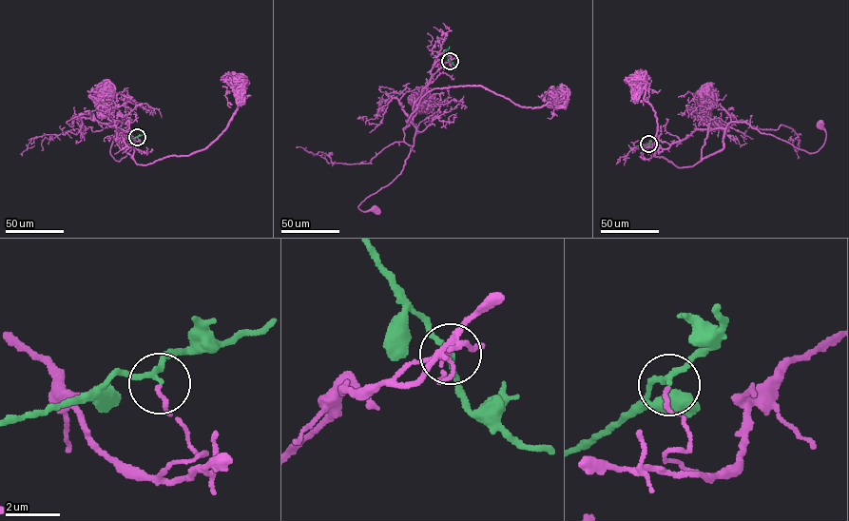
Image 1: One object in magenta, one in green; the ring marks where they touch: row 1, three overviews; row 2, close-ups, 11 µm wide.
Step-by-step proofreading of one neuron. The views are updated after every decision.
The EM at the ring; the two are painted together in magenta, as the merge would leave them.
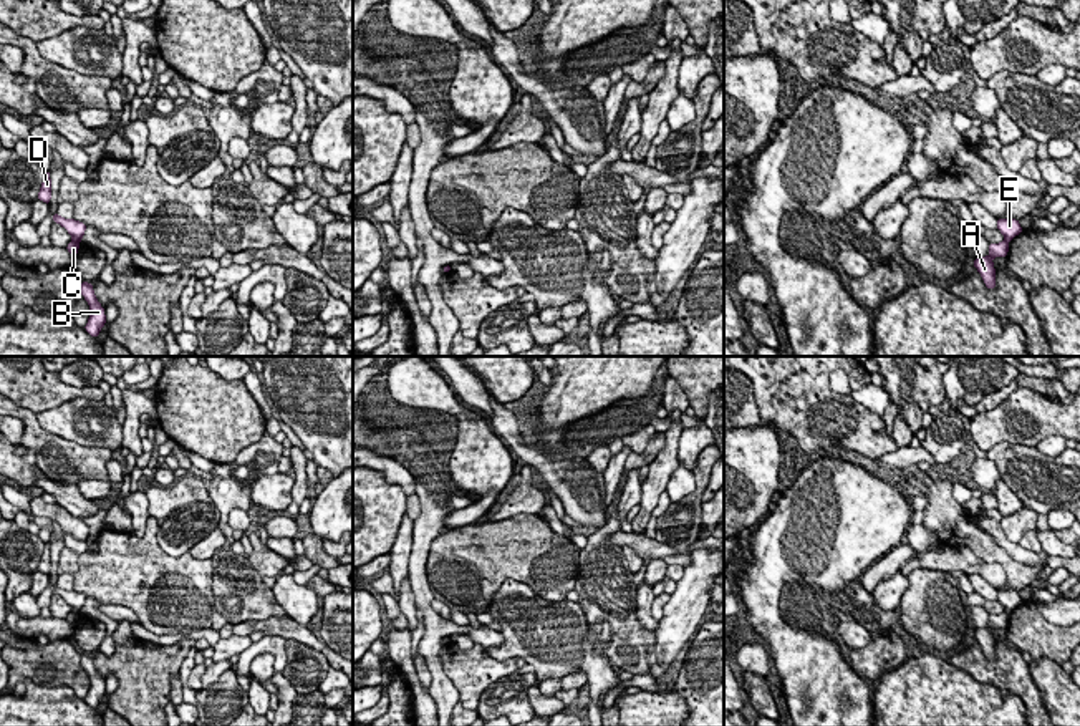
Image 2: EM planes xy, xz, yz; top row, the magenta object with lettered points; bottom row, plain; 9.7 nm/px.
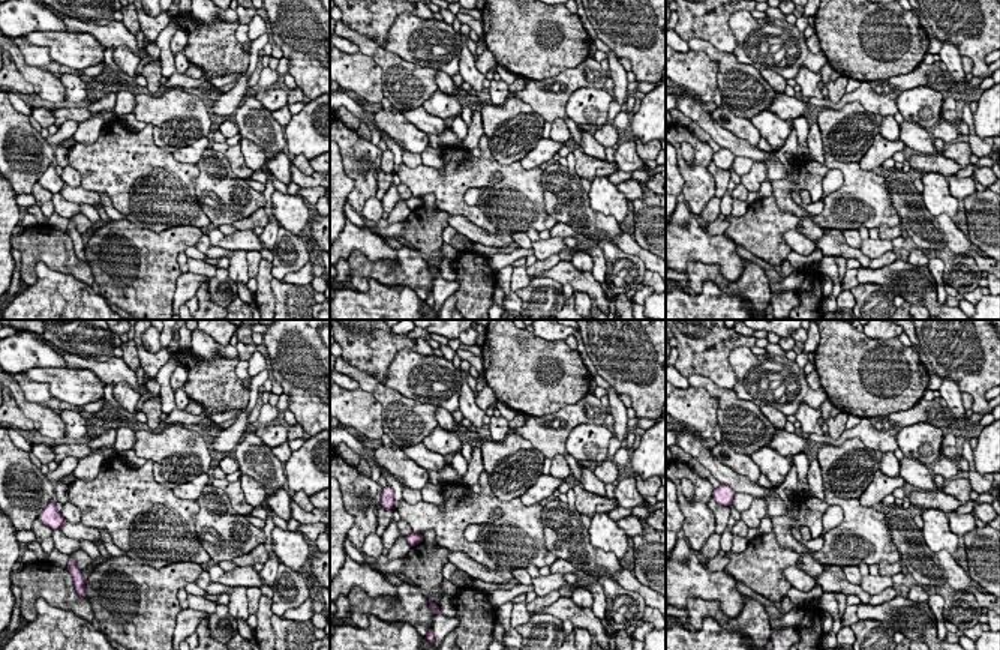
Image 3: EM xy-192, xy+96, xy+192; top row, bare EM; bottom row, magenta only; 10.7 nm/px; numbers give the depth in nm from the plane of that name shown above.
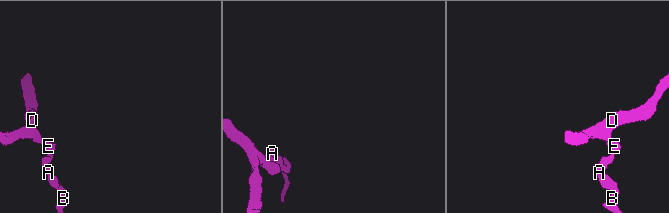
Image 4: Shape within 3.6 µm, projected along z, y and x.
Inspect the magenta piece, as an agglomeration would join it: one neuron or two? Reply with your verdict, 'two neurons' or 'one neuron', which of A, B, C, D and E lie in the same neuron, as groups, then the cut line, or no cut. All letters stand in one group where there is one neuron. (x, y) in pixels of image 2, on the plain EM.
two neurons; A B C / D E; cut in xy along (73, 610), (78, 614)

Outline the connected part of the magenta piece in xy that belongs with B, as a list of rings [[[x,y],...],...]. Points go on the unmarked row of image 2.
[[[81,653],[81,666],[89,675],[89,681],[91,681],[91,686],[89,686],[89,691],[88,691],[84,701],[91,708],[98,709],[103,696],[106,695],[104,680],[96,671],[91,655]]]

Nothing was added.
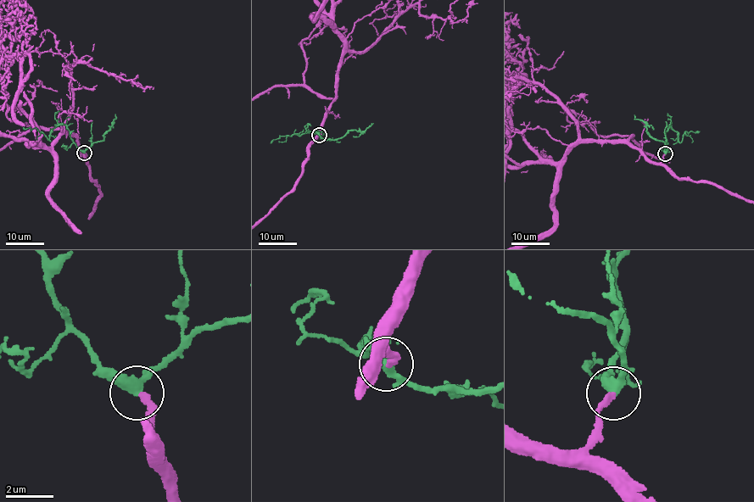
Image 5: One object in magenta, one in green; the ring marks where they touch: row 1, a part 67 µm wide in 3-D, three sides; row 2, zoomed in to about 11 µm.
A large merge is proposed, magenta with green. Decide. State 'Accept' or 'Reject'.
Accept

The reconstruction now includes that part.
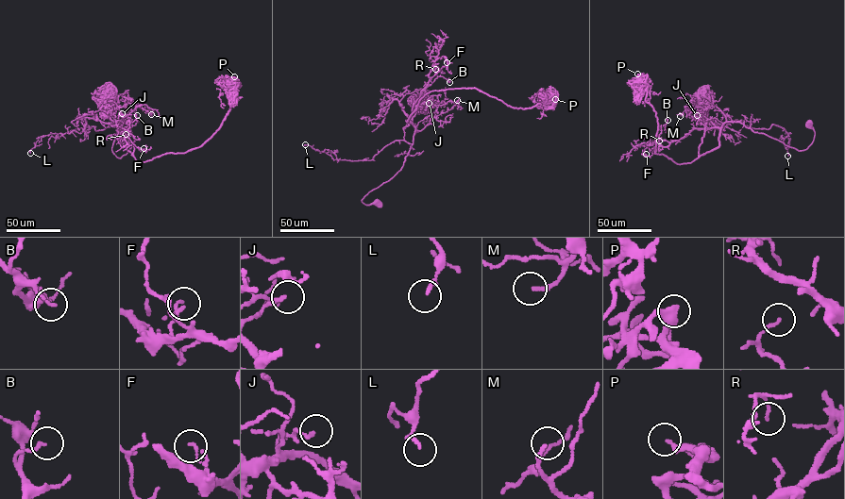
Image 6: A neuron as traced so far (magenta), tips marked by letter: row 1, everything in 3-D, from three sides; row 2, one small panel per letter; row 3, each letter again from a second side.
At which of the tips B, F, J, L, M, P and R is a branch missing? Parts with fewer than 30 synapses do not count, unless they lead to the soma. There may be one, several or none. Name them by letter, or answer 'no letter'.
P

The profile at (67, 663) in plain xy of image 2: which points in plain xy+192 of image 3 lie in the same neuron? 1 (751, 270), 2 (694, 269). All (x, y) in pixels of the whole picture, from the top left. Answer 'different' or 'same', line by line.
1: same
2: same

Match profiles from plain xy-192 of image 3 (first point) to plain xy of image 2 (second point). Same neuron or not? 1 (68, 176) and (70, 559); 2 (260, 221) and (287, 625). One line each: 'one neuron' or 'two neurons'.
1: two neurons
2: one neuron

